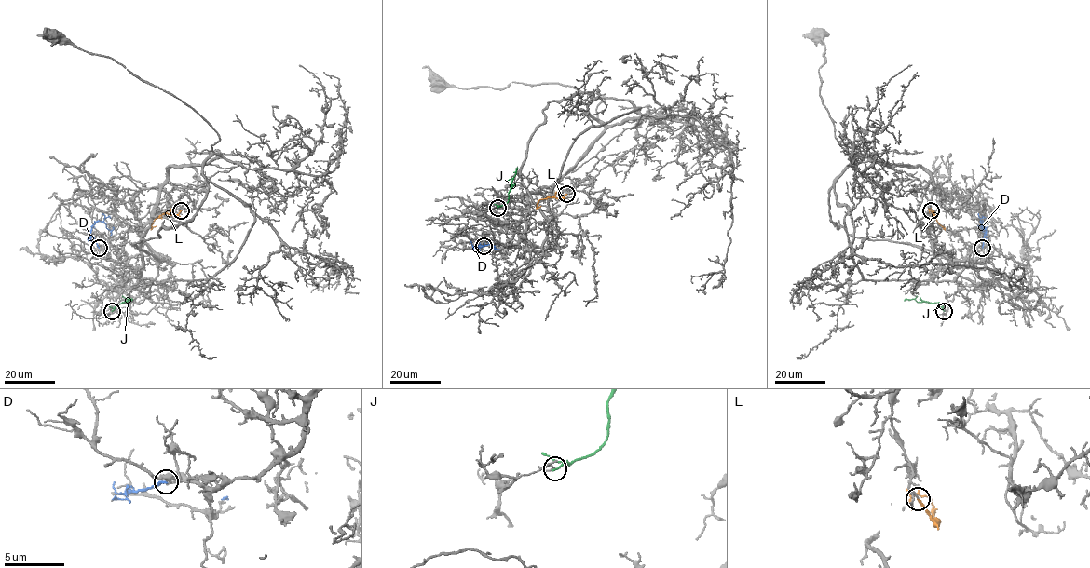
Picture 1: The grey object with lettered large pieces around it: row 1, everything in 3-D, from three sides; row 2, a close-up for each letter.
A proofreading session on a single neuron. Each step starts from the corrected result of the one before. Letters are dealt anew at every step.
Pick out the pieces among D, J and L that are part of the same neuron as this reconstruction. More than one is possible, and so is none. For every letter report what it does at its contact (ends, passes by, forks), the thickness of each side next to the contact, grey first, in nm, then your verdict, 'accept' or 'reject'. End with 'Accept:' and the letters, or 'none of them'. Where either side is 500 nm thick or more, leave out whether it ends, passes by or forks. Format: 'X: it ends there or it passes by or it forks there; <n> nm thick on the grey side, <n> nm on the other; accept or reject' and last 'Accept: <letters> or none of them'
D: it ends there; 400 nm thick on the grey side, 200 nm on the other; reject
J: it ends there; 90 nm thick on the grey side, 170 nm on the other; reject
L: it ends there; 130 nm thick on the grey side, 200 nm on the other; accept
Accept: L

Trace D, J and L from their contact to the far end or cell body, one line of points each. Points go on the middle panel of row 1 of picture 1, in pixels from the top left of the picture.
D: (483, 246), (475, 249), (489, 244), (498, 250)
J: (497, 208), (508, 201), (517, 167)
L: (566, 195), (563, 198), (539, 200), (538, 207), (541, 206)

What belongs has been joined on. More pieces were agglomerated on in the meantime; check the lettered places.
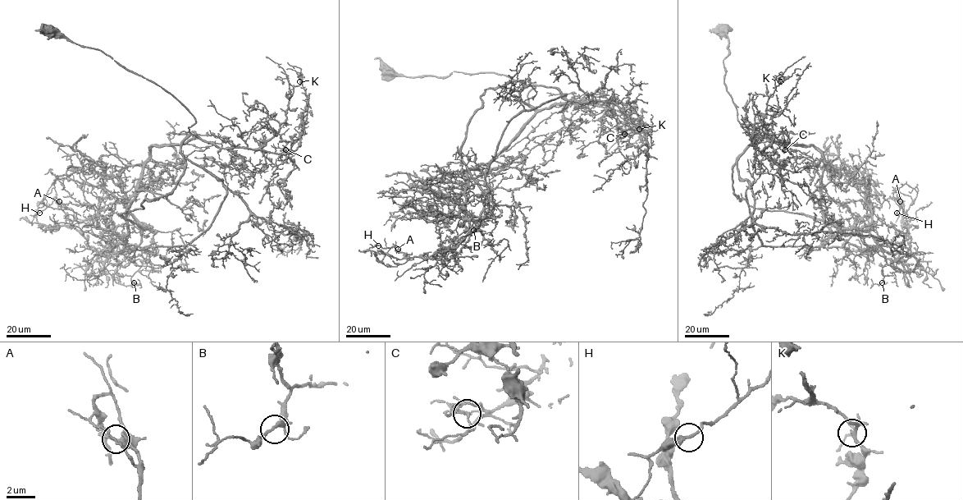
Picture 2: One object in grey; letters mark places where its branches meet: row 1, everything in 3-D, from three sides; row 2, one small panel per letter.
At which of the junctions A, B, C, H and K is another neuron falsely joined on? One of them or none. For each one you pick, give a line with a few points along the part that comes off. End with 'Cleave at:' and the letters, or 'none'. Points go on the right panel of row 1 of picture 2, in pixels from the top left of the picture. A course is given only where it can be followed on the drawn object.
A: Course of the part to remove: (900, 201), (896, 197), (900, 209), (896, 211), (898, 216), (896, 222)
Cleave at: A

